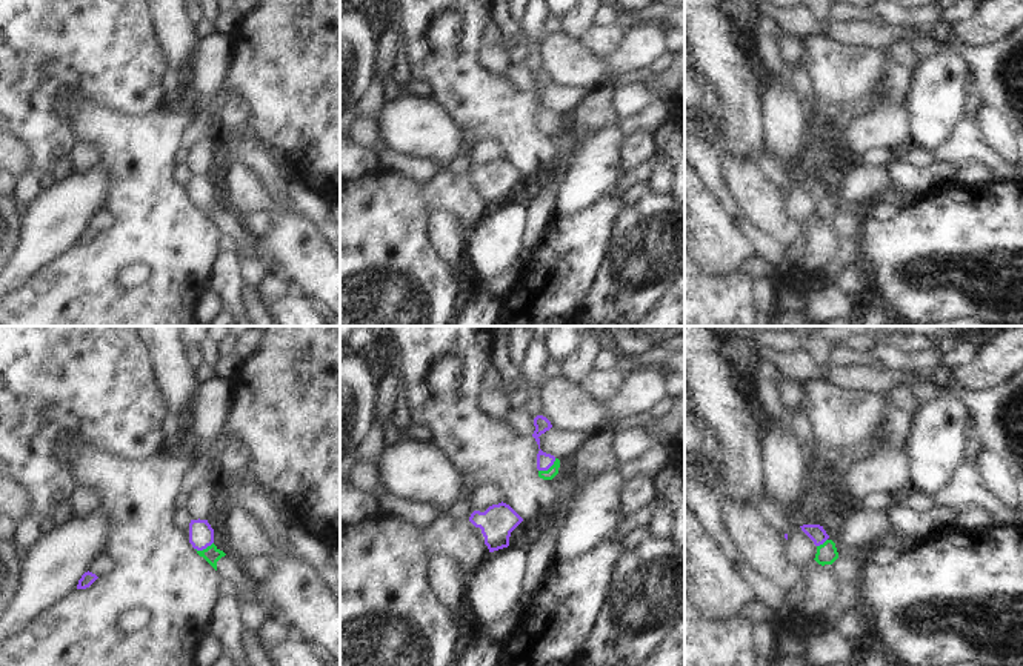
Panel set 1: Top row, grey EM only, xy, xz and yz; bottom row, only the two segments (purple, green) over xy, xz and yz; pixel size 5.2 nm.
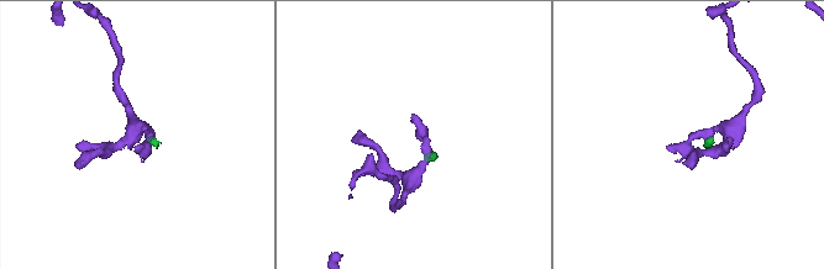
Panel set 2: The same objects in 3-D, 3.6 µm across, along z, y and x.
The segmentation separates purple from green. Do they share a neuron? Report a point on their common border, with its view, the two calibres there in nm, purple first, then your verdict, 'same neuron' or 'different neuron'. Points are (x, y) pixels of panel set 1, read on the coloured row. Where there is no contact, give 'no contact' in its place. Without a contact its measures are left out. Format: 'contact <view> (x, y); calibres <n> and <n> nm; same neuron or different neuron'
contact xz (548, 468); calibres 80 and 60 nm; same neuron

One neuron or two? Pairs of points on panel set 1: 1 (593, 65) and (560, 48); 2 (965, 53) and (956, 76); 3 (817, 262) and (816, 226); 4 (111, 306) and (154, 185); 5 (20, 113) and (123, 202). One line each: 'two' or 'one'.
1: one
2: two
3: one
4: one
5: two

